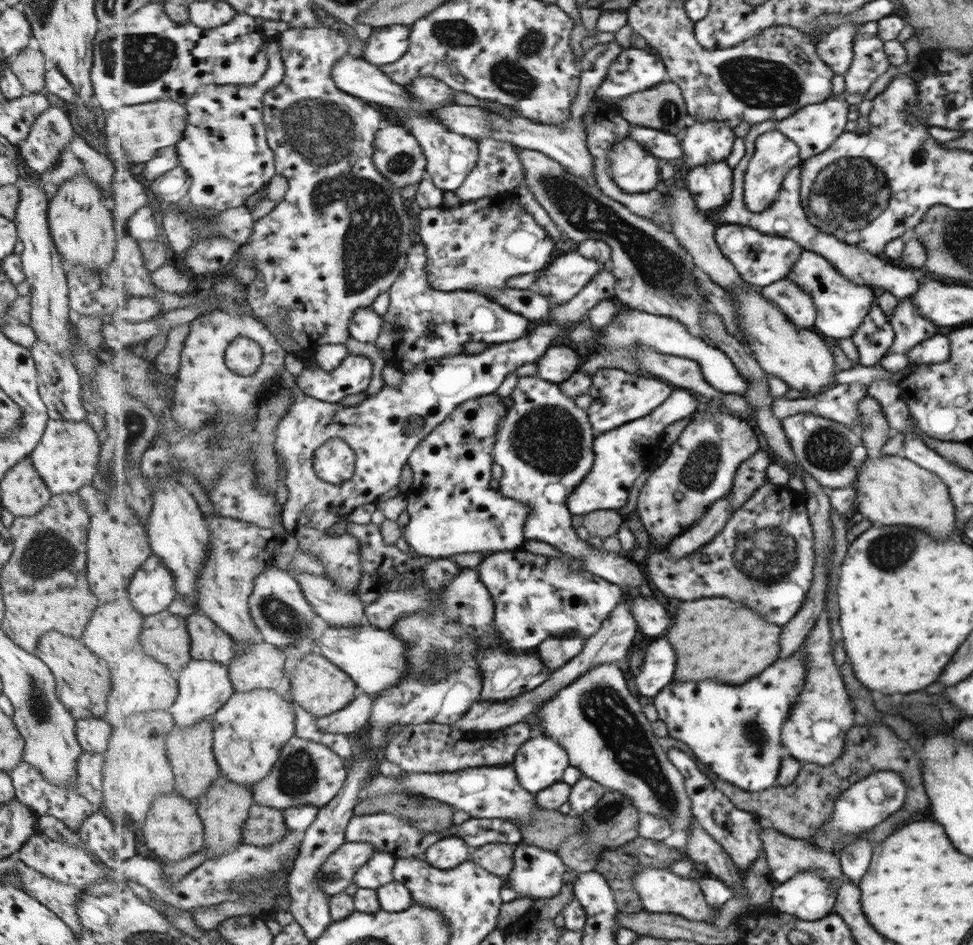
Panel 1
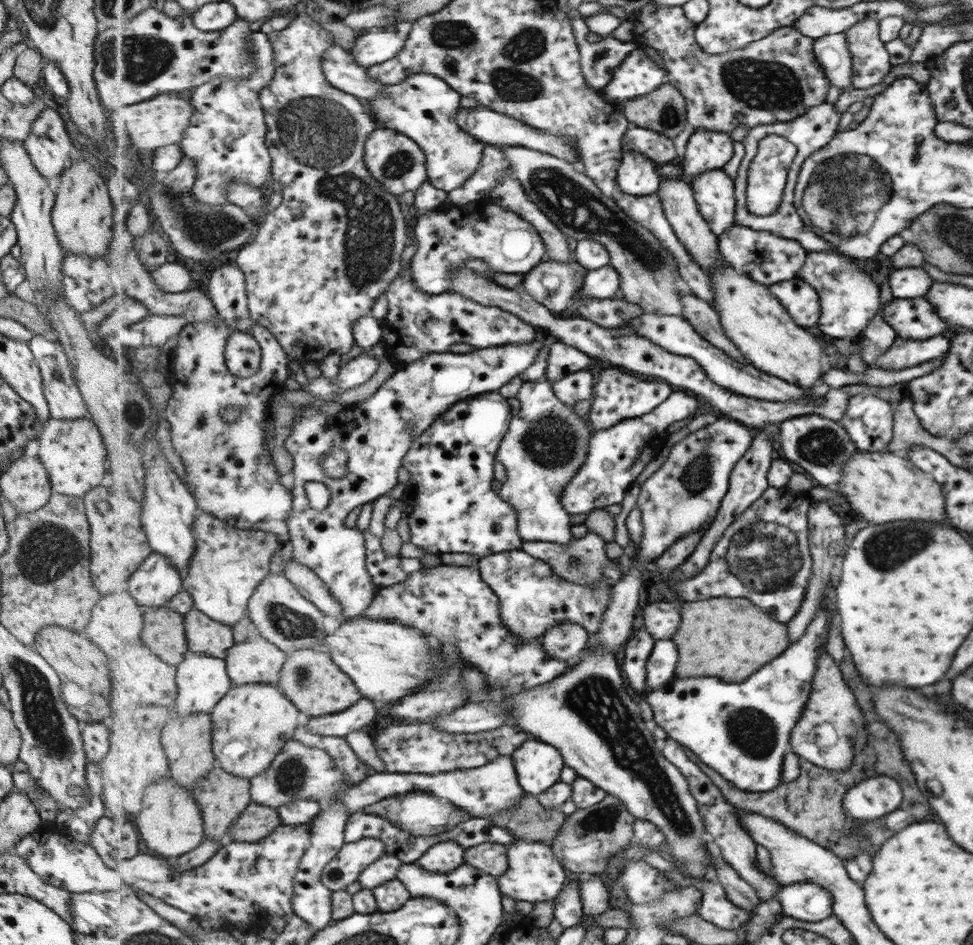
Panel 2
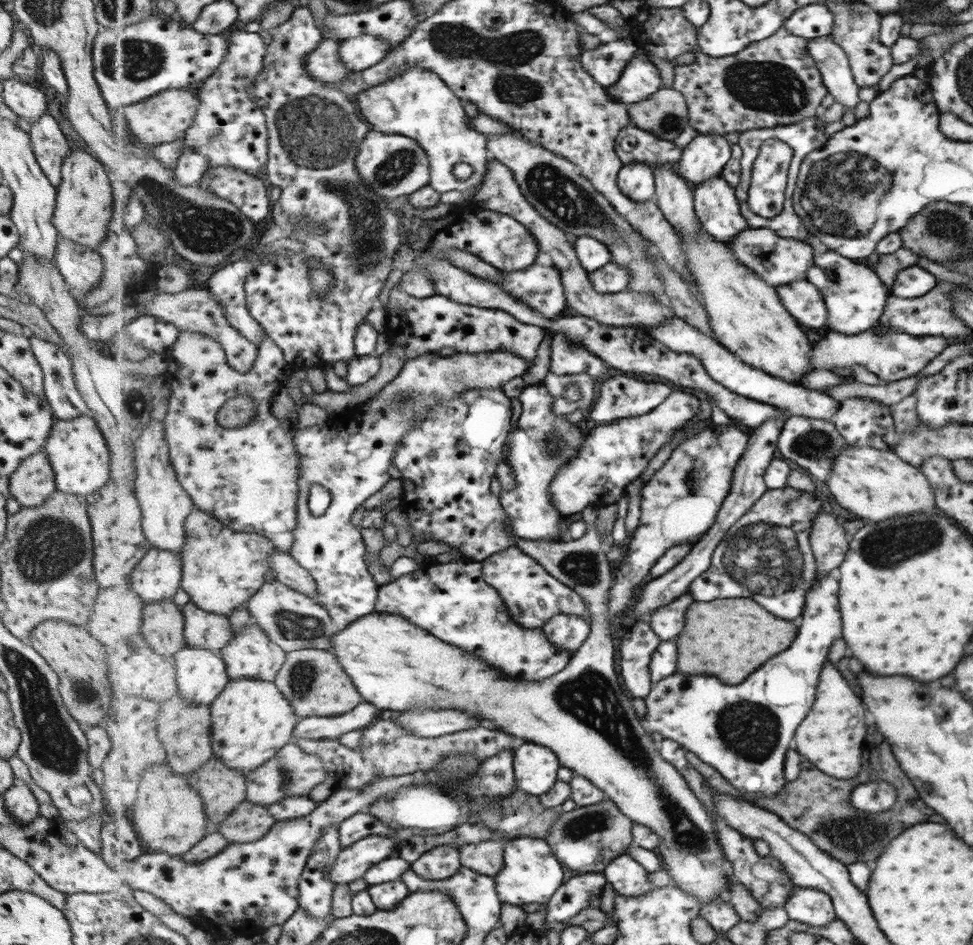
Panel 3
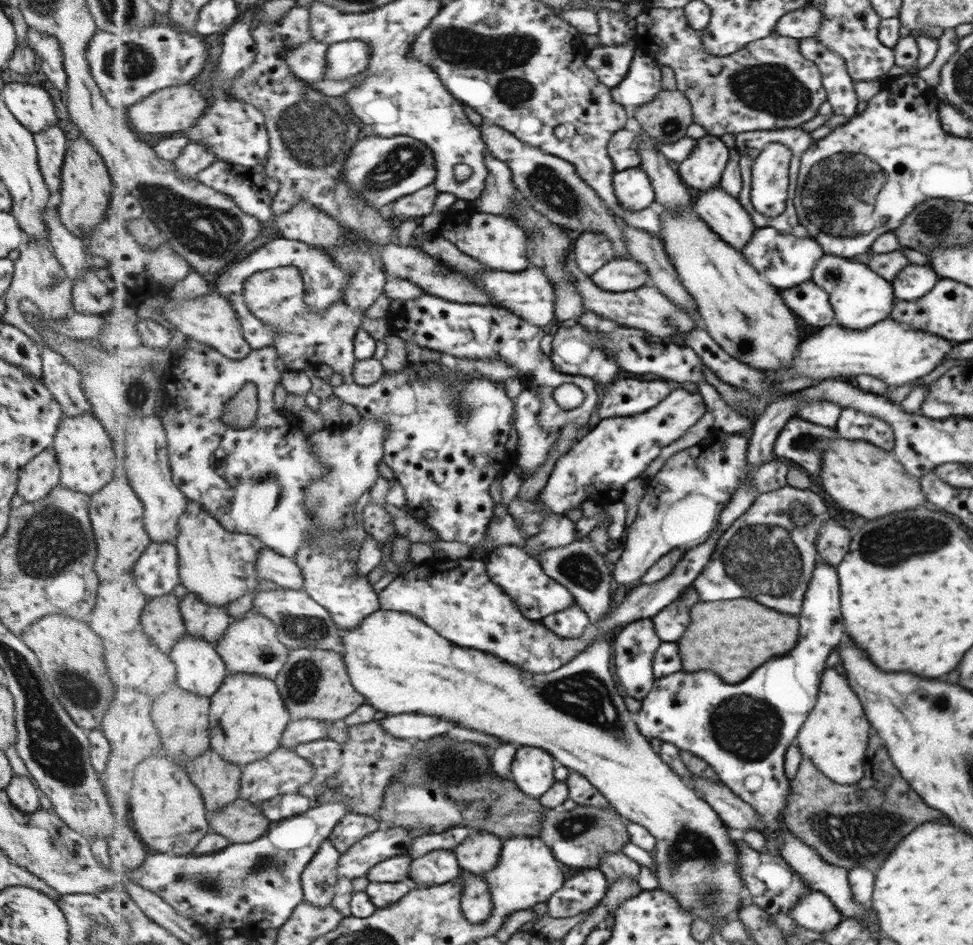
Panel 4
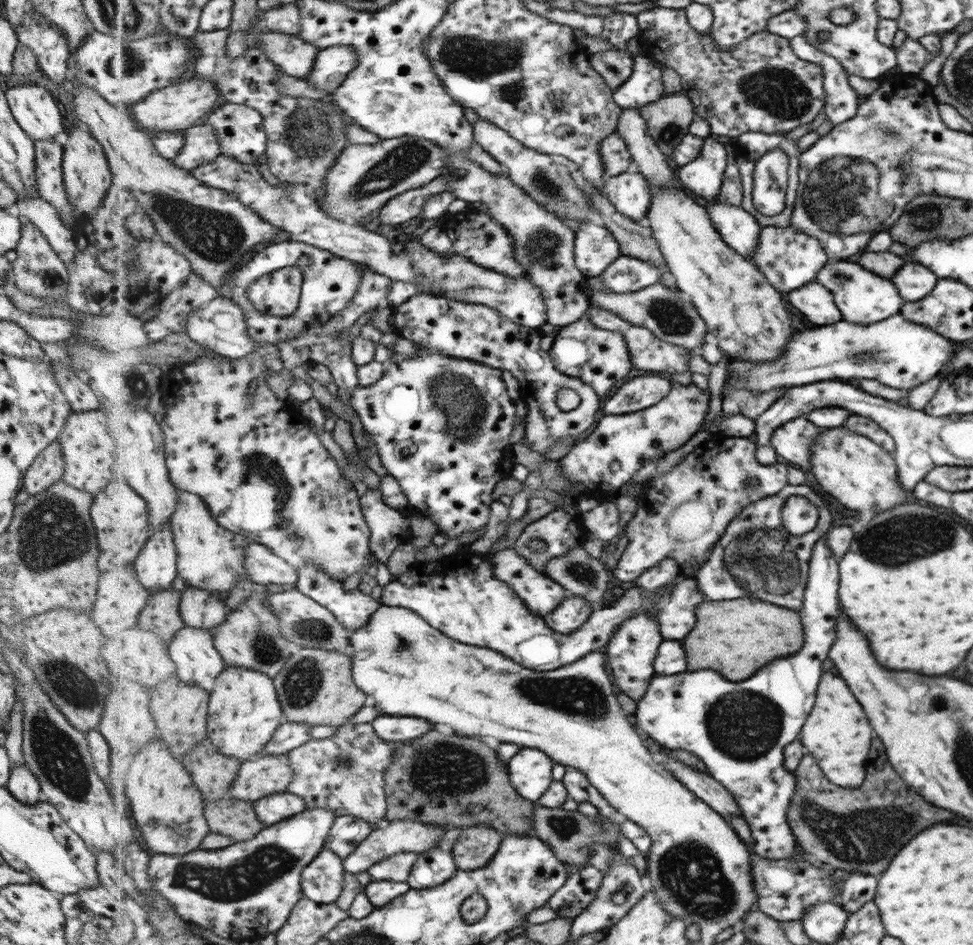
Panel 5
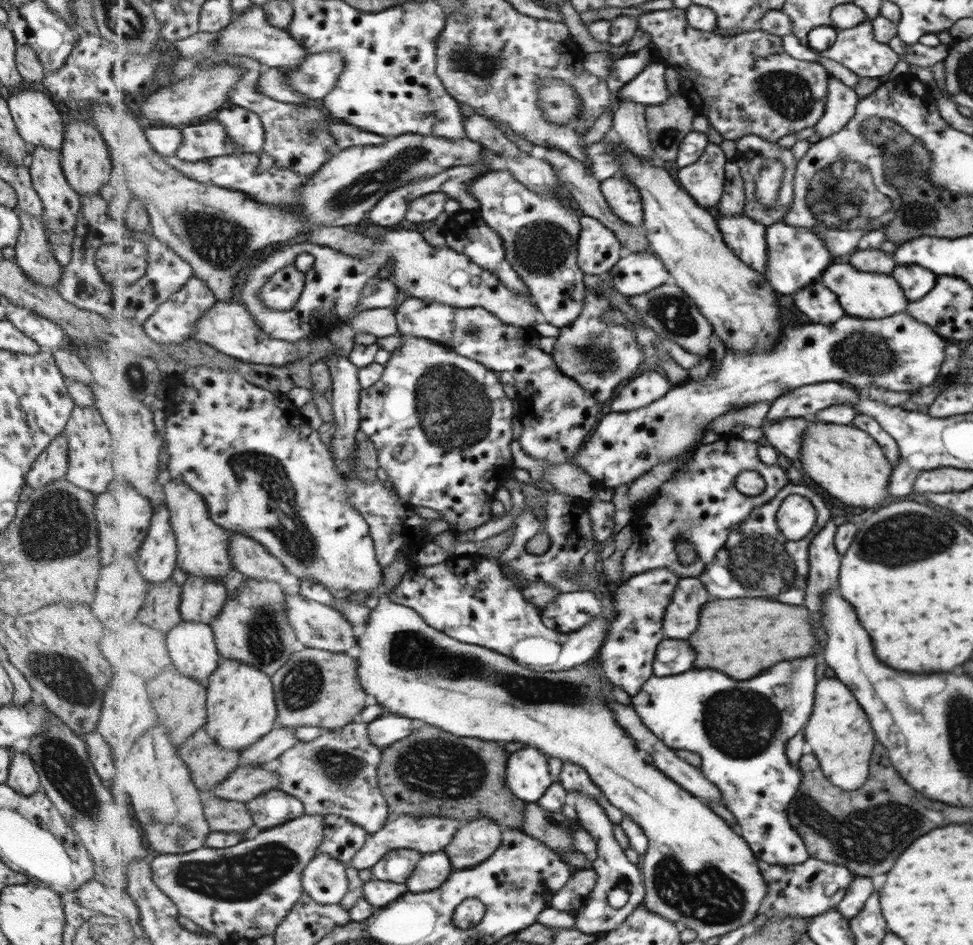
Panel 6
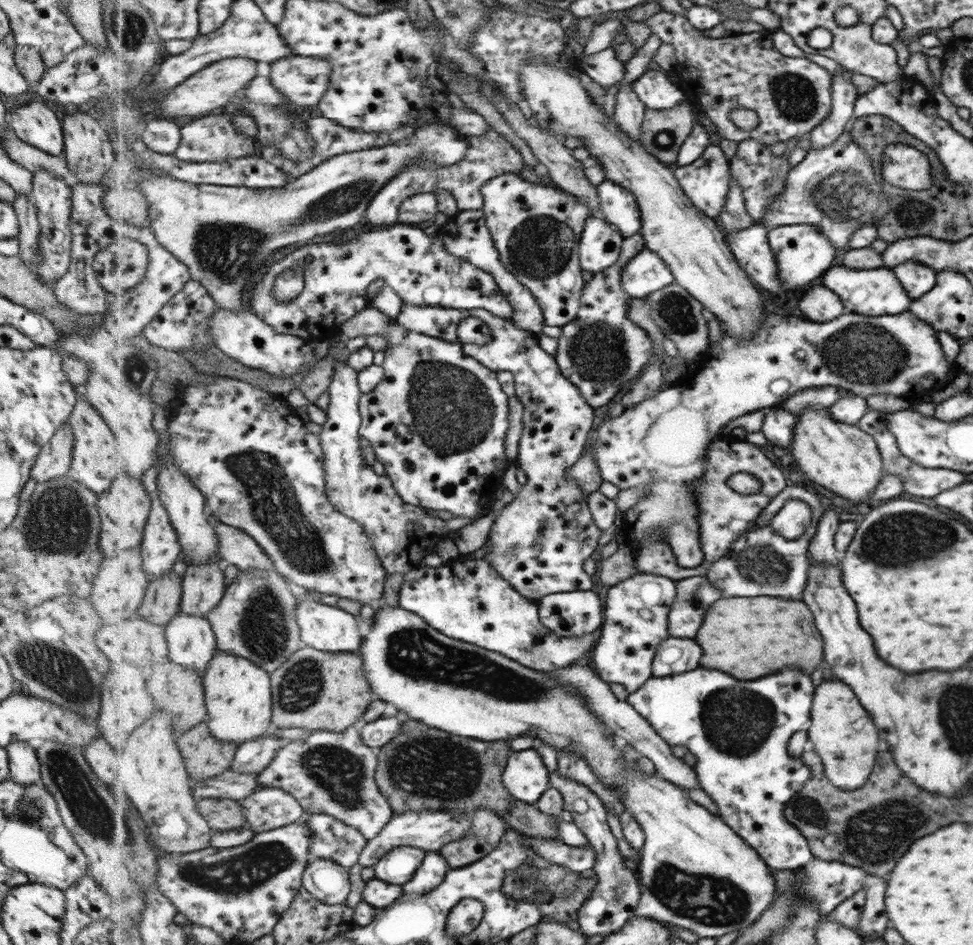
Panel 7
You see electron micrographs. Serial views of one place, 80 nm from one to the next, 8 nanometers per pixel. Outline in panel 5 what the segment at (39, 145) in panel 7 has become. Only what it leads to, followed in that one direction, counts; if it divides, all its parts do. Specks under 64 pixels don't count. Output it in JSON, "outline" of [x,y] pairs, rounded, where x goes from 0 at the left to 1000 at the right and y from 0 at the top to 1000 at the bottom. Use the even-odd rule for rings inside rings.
{"outline":[[[28,88],[9,93],[4,103],[15,129],[34,151],[64,139],[63,122],[48,95]]]}

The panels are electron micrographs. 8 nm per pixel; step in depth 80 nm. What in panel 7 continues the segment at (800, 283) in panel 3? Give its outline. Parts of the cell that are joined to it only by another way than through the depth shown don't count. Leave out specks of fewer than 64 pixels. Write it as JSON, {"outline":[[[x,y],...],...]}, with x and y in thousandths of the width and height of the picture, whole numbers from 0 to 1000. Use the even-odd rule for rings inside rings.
{"outline":[[[836,303],[836,305],[831,305],[825,311],[825,315],[821,317],[819,324],[831,337],[830,340],[841,342],[861,338],[862,334],[868,331],[868,326],[866,326],[860,311],[856,311],[848,303]]]}

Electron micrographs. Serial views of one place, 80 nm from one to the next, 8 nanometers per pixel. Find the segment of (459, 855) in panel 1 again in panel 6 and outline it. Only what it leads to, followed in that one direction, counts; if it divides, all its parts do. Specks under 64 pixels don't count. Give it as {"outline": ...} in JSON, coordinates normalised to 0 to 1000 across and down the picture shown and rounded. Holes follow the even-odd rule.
{"outline":[[[457,899],[435,904],[417,937],[424,945],[439,944],[453,939],[468,921]]]}

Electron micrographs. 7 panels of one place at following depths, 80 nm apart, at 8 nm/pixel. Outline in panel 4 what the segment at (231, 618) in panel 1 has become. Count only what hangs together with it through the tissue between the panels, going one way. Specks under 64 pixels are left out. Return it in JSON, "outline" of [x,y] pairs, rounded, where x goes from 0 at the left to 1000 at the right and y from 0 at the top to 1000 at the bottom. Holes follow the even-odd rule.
{"outline":[[[195,529],[192,542],[183,550],[181,579],[185,590],[186,617],[210,638],[232,642],[266,618],[265,586],[273,576],[264,567],[237,563],[206,531]]]}

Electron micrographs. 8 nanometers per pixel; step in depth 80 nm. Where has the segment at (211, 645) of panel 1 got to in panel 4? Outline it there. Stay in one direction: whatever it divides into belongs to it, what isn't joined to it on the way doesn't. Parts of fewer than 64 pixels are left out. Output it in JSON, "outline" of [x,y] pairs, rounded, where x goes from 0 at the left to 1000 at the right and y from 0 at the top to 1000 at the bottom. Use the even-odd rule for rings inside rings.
{"outline":[[[198,626],[190,630],[186,644],[193,670],[221,681],[231,673],[240,657],[232,642],[210,638]]]}

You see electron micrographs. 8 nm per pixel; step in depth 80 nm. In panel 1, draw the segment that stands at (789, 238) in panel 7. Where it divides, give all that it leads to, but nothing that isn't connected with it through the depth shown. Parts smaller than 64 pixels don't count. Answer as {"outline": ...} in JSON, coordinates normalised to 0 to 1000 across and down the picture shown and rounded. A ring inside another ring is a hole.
{"outline":[[[757,236],[739,239],[736,243],[736,253],[744,270],[751,275],[767,298],[779,305],[788,304],[800,299],[800,296],[807,295],[825,266],[823,260],[809,251],[792,250],[777,241]]]}

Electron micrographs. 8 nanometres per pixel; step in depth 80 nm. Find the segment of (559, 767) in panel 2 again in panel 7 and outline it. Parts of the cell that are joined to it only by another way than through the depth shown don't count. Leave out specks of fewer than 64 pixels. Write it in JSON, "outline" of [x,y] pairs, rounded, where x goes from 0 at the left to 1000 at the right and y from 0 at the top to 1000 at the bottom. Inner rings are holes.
{"outline":[[[546,790],[524,799],[517,829],[529,846],[551,852],[566,833],[566,823],[558,801]]]}

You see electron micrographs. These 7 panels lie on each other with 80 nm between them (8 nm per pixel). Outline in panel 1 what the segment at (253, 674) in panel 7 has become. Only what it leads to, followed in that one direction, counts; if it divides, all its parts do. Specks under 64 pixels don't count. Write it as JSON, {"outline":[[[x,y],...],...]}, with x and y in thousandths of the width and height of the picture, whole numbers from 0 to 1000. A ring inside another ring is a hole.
{"outline":[[[262,729],[256,732],[242,731],[239,737],[223,752],[219,760],[220,797],[223,800],[228,820],[242,830],[254,832],[260,837],[262,832],[279,821],[290,799],[291,792],[302,781],[305,760],[300,743],[285,734],[282,729]]]}

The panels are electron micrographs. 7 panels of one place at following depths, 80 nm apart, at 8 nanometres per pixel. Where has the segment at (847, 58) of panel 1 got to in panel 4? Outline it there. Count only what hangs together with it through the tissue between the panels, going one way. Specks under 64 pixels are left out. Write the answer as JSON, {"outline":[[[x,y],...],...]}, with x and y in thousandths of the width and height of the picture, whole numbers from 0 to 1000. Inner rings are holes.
{"outline":[[[837,39],[821,42],[821,54],[844,75],[845,93],[850,97],[850,108],[855,119],[860,123],[879,122],[882,106],[866,62],[842,47]]]}

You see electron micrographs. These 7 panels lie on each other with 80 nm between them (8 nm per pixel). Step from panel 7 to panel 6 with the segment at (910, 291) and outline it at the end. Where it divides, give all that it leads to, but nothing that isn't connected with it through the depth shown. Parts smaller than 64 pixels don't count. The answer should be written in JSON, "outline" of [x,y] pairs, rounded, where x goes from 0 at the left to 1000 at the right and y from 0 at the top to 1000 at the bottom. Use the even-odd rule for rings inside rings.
{"outline":[[[943,279],[920,280],[919,286],[915,291],[923,297],[933,320],[952,314],[963,299],[962,290]]]}

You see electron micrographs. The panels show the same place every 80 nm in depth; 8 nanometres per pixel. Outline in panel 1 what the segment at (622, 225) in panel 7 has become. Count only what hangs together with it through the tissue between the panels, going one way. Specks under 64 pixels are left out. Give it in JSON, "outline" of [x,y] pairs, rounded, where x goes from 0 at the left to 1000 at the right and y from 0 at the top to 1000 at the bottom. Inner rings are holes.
{"outline":[[[649,144],[633,152],[627,171],[625,181],[642,203],[665,204],[682,198],[678,187],[680,170]]]}

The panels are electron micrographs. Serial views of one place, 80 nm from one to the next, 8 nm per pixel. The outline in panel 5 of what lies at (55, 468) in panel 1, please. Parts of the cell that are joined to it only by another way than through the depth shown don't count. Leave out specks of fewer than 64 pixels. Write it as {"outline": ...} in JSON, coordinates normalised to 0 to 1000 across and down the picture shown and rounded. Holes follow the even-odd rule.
{"outline":[[[102,434],[73,436],[68,442],[58,467],[63,471],[66,498],[63,508],[82,520],[99,524],[116,506],[116,469],[109,455],[109,442]]]}

